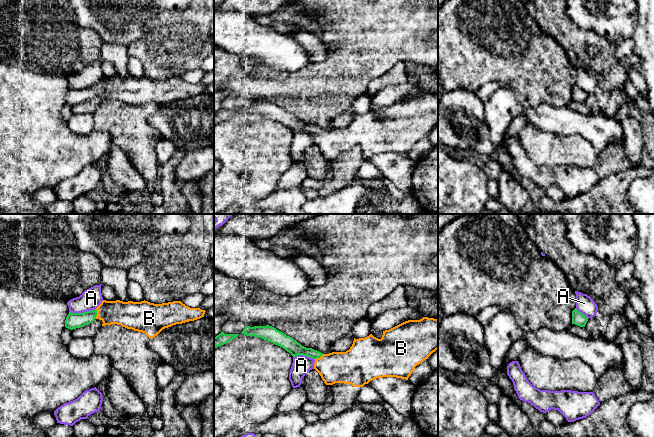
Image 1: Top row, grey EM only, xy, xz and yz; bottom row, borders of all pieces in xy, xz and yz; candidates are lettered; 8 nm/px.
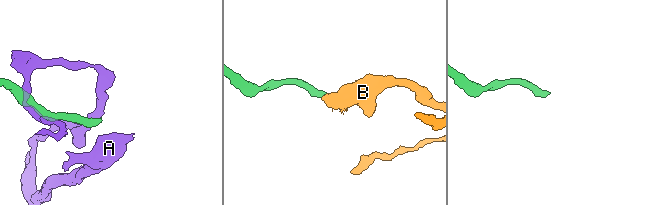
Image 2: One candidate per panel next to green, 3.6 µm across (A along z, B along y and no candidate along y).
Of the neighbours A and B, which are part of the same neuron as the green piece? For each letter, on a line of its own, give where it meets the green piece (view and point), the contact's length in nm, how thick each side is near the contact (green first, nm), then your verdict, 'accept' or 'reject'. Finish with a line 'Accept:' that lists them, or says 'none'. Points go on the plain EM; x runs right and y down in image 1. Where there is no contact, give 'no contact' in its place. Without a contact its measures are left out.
A: contact xy (83, 88); length 220 nm; calibres 130 and 160 nm; reject
B: contact xy (96, 90); length 80 nm; calibres 130 and 200 nm; accept
Accept: B

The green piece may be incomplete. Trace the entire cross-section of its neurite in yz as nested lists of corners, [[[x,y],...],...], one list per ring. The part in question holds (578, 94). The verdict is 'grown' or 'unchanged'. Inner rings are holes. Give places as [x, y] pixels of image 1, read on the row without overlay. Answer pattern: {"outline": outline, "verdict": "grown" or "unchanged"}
{"outline": [[[576,84],[572,87],[572,100],[580,103],[585,103],[588,94],[579,88]]], "verdict": "unchanged"}

